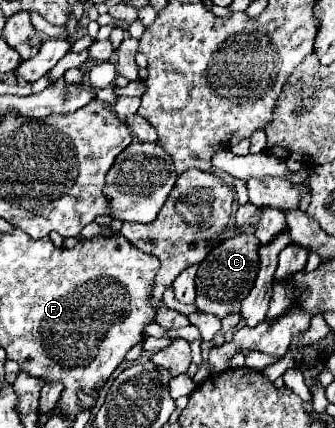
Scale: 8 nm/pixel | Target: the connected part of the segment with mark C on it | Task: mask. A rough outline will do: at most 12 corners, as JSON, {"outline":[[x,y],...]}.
{"outline":[[239,233],[197,269],[197,309],[237,315],[253,289],[259,241]]}

